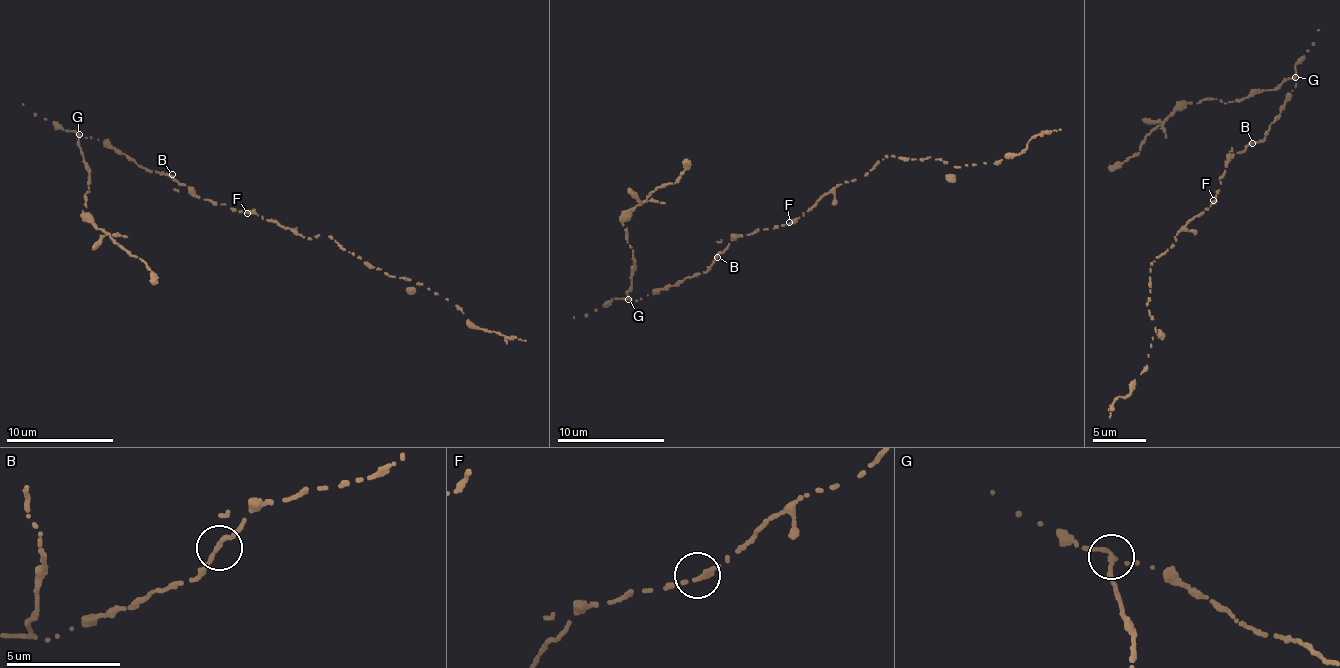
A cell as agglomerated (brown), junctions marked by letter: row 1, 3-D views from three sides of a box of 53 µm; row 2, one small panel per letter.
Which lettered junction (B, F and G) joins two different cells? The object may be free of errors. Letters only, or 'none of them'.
G

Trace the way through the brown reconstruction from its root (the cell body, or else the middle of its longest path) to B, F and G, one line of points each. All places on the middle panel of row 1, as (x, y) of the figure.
B: (767, 230), (731, 239), (726, 250), (717, 257)
F: (767, 230), (789, 222)
G: (767, 230), (731, 239), (726, 250), (707, 270), (640, 300), (629, 298)

